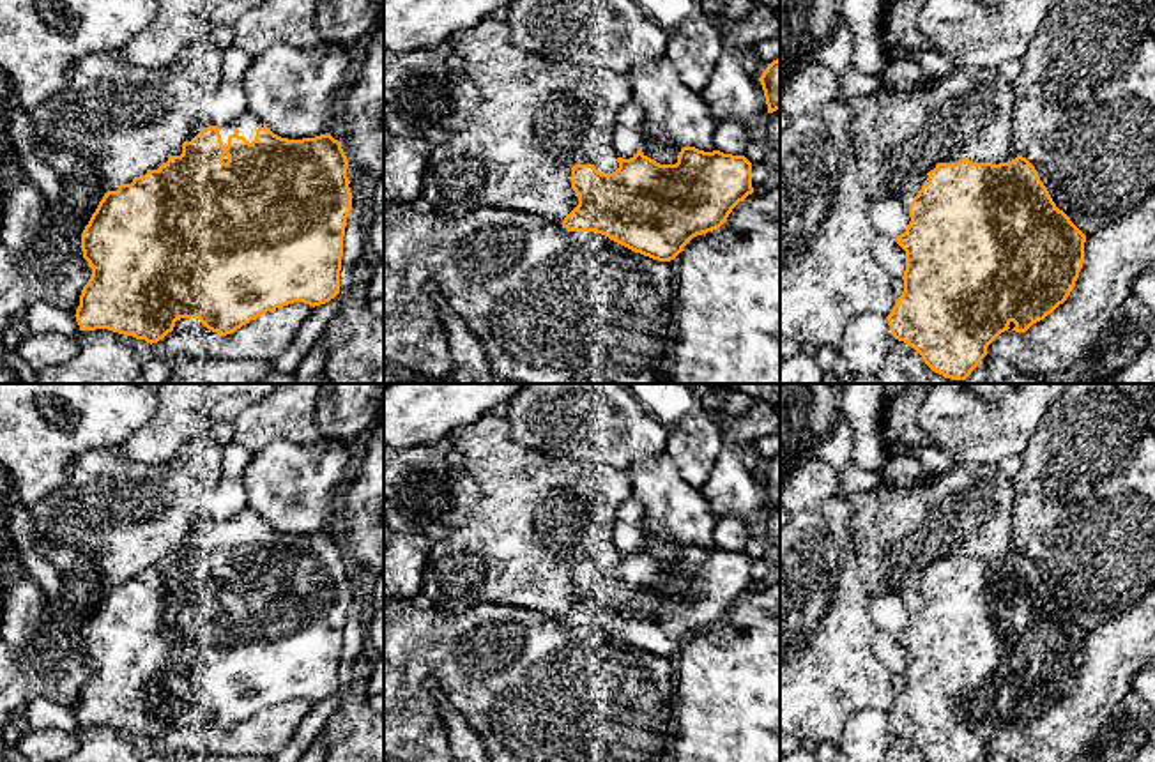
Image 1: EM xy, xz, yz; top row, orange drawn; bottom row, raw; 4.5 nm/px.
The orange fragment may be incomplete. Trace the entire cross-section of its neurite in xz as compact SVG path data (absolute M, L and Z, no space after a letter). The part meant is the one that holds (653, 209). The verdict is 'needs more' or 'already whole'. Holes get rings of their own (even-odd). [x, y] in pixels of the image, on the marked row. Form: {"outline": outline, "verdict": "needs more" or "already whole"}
{"outline": "M639 124L642 147L630 159L617 157L619 168L601 173L594 164L571 168L571 189L578 205L564 217L568 232L596 232L658 262L674 260L697 235L720 228L732 209L753 193L752 163L745 156L704 152L683 147L676 164L660 164L646 152L647 140L662 140L660 131Z", "verdict": "needs more"}

